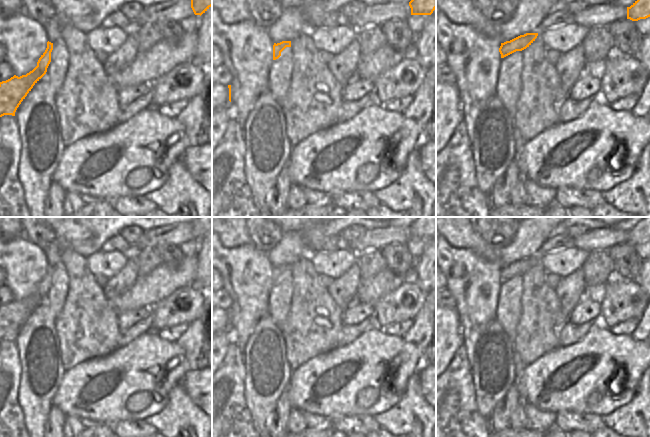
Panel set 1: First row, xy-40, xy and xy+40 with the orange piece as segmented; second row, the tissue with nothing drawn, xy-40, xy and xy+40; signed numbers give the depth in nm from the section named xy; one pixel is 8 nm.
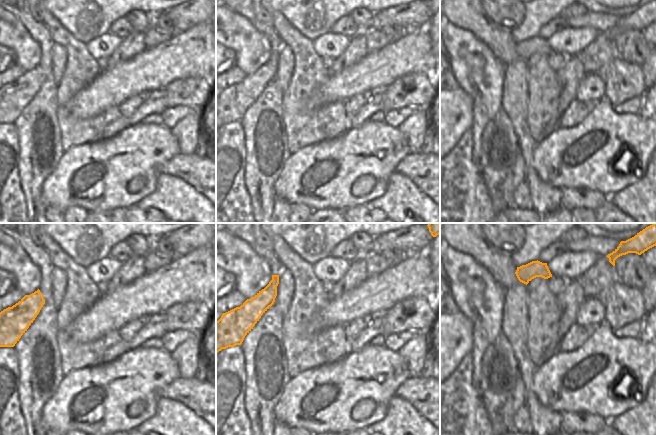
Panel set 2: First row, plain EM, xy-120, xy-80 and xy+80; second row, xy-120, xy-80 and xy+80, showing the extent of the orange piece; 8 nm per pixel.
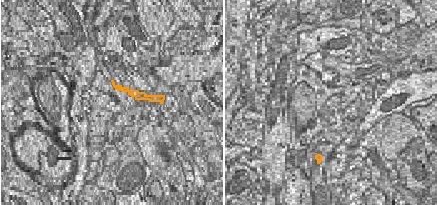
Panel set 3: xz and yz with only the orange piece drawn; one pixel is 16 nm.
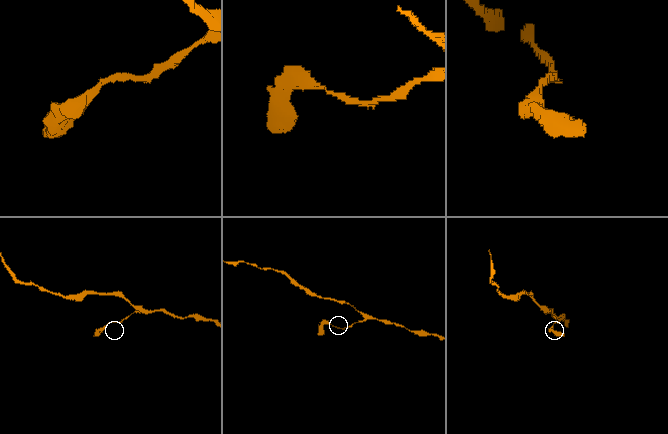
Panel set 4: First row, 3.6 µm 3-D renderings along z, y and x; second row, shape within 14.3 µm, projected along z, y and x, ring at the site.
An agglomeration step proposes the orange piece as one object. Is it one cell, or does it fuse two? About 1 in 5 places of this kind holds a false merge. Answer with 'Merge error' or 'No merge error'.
No merge error

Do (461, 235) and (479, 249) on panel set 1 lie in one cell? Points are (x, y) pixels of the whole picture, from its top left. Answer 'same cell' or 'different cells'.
same cell

